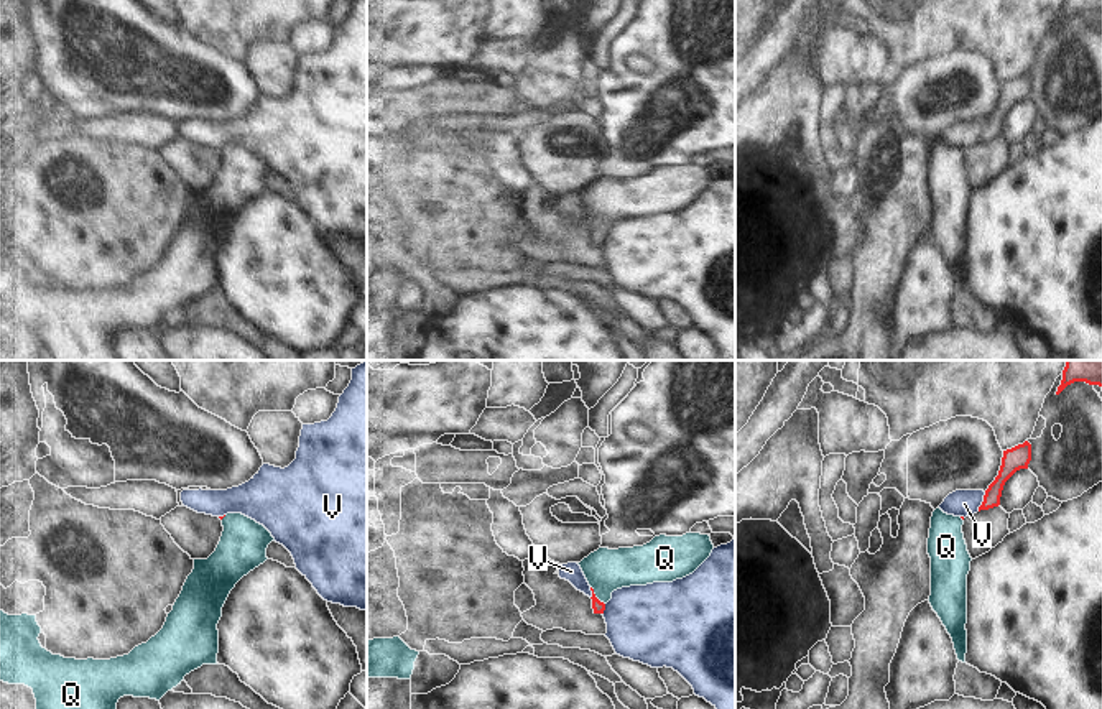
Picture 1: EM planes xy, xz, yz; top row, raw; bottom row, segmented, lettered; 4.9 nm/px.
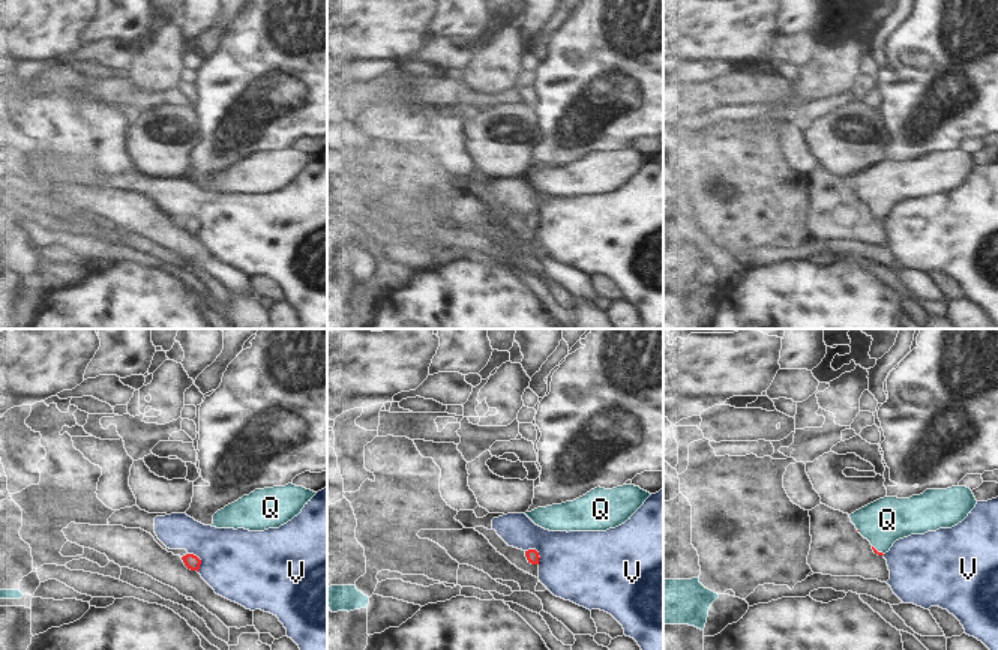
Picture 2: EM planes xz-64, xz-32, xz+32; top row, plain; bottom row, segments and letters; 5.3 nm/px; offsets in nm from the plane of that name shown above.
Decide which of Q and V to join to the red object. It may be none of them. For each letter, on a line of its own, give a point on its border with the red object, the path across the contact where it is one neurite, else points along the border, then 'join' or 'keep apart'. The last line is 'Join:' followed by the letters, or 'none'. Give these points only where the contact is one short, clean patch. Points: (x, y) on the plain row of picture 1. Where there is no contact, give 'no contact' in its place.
Q: meets red in xz at (594, 227); runs through xz (597, 237), (594, 227), (602, 219), (606, 201); join
V: meets red in yz at (982, 134); border along yz (986, 124), (977, 142); keep apart
Join: Q

